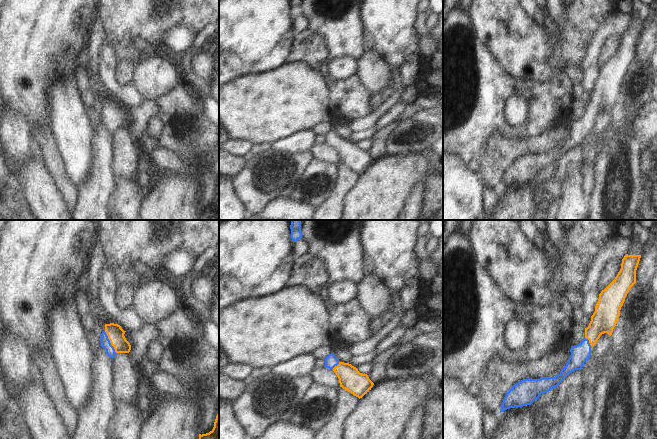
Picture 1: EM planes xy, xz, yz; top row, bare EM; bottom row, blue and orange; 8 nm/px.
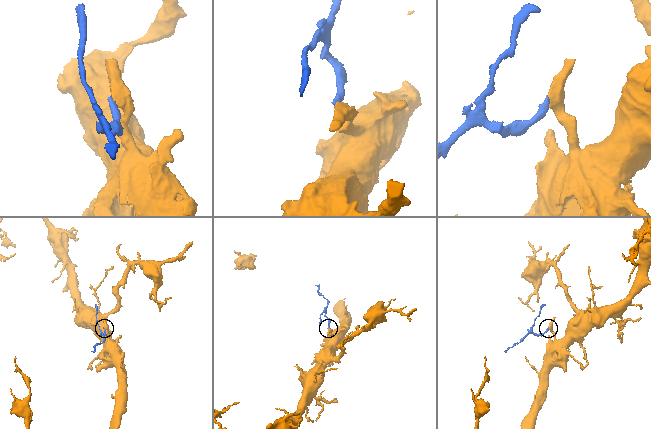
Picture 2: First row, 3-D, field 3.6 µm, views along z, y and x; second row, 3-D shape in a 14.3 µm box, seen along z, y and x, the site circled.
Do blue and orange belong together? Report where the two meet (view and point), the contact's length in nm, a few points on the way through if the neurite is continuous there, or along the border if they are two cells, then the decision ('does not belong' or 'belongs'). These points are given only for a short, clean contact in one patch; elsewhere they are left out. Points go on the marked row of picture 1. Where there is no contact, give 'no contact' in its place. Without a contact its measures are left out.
meets blue in xy at (109, 342); contact 220 nm long; runs through xy (105, 342), (109, 342), (115, 333); belongs

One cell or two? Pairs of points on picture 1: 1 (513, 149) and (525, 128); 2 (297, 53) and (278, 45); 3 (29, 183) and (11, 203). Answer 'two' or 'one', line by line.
1: two
2: two
3: two

